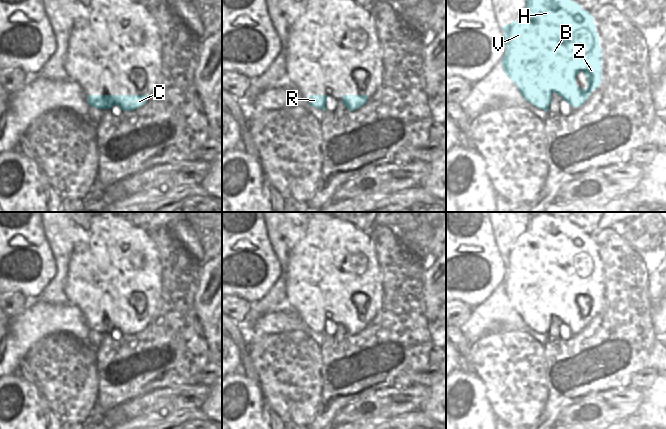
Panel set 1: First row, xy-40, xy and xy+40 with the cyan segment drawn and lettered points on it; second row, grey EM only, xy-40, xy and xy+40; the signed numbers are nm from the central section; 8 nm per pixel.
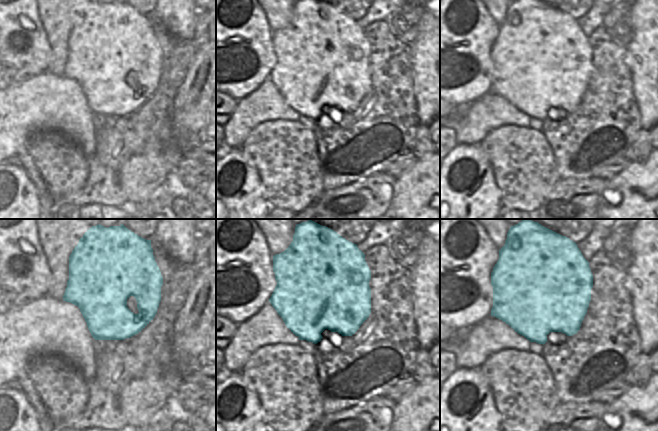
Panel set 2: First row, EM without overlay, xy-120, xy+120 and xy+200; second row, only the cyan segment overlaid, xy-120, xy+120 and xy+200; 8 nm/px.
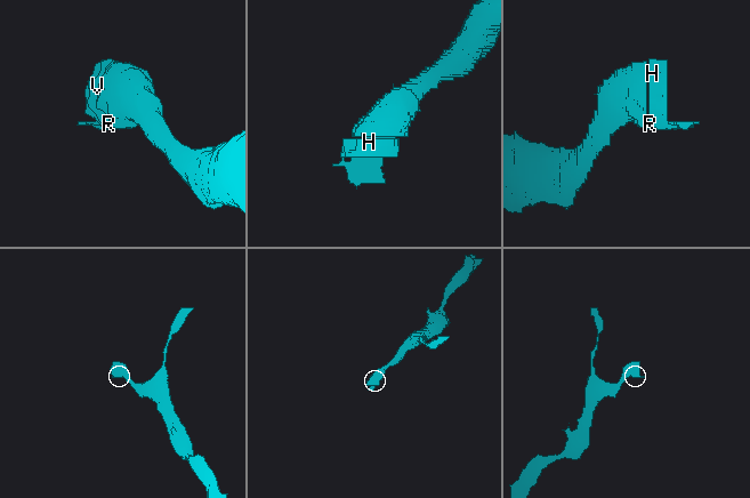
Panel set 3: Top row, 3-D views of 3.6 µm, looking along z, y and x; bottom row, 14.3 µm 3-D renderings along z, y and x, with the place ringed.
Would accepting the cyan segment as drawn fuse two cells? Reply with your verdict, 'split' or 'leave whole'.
leave whole

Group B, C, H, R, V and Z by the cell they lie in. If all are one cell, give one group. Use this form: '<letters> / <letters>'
B C H R V Z

